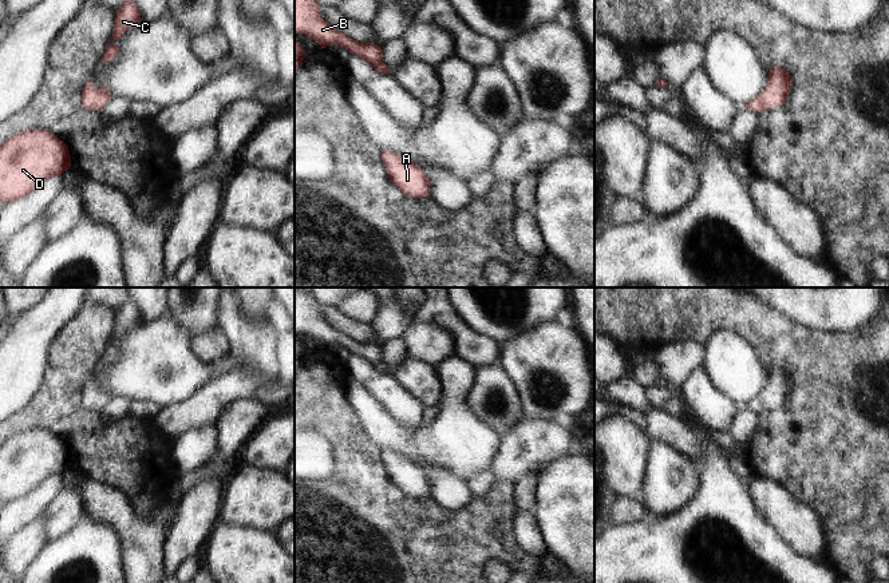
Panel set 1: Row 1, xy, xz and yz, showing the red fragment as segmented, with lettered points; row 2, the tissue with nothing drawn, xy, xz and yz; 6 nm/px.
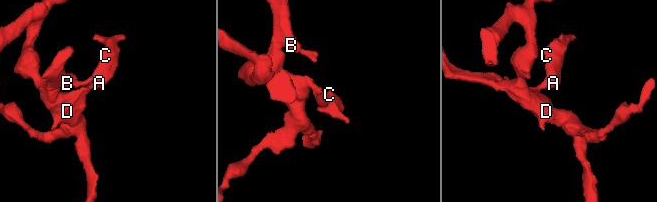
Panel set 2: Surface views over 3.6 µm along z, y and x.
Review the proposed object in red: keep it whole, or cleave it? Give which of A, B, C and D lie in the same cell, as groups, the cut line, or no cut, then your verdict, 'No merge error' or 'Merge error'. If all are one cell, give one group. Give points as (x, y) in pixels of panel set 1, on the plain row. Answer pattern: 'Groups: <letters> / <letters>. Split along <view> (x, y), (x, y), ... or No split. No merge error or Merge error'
Groups: A B C D. No split. No merge error.

